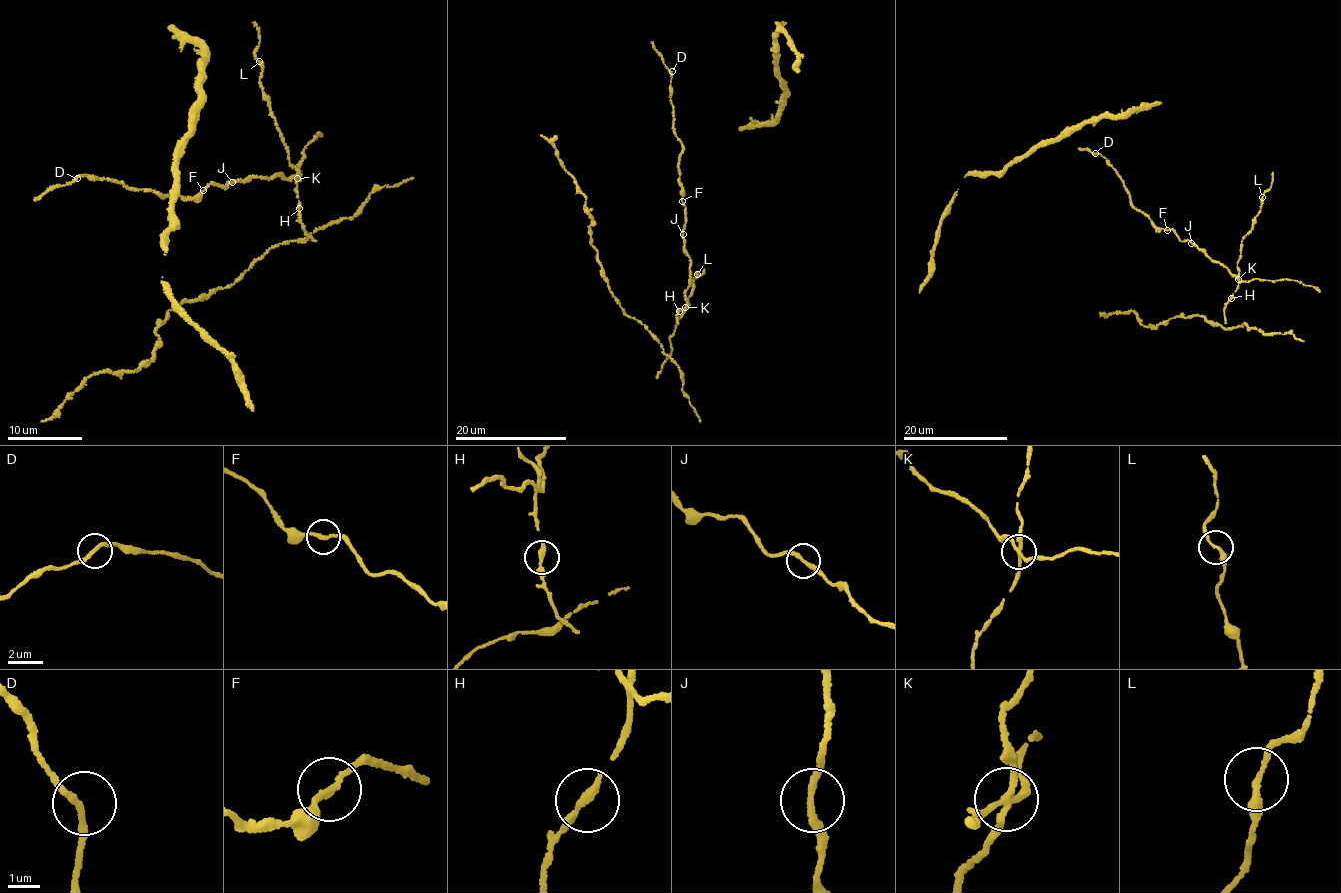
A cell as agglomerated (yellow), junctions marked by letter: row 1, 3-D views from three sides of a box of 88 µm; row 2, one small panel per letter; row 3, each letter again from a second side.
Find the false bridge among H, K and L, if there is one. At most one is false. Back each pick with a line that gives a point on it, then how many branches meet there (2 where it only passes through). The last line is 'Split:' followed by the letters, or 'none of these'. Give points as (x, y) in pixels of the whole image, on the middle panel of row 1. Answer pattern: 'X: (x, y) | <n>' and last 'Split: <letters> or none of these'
K: (685, 307) | 4
Split: K

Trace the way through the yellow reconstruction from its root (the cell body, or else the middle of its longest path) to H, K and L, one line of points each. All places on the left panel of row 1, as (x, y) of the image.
H: (204, 189), (213, 182), (225, 188), (231, 181), (268, 178), (282, 172), (297, 180), (299, 208)
K: (204, 189), (213, 182), (225, 188), (231, 181), (260, 176), (268, 178), (276, 173), (297, 178)
L: (204, 189), (213, 182), (225, 188), (234, 180), (282, 172), (288, 178), (296, 176), (260, 83), (259, 61)

